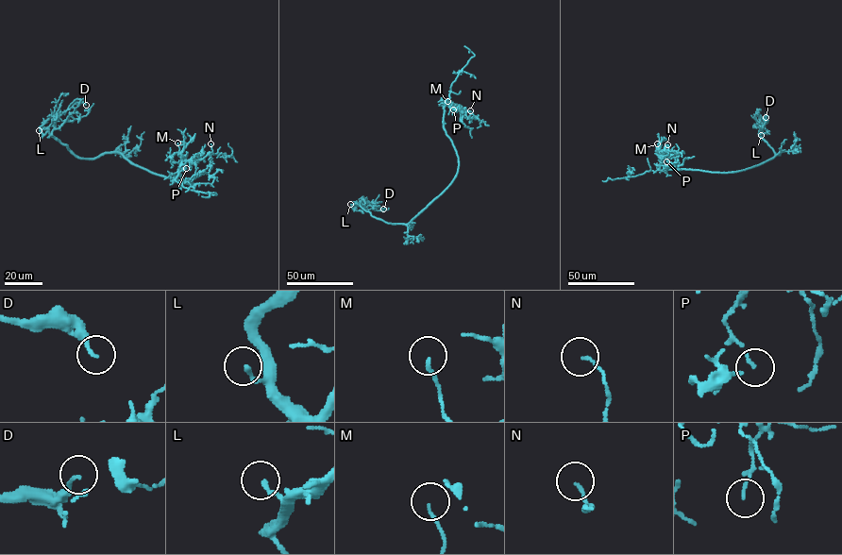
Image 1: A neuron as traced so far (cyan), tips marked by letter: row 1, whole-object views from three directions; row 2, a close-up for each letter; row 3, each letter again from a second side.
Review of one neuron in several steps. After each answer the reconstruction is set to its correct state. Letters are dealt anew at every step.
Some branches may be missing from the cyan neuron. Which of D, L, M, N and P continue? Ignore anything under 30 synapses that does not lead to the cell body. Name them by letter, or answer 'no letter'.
no letter

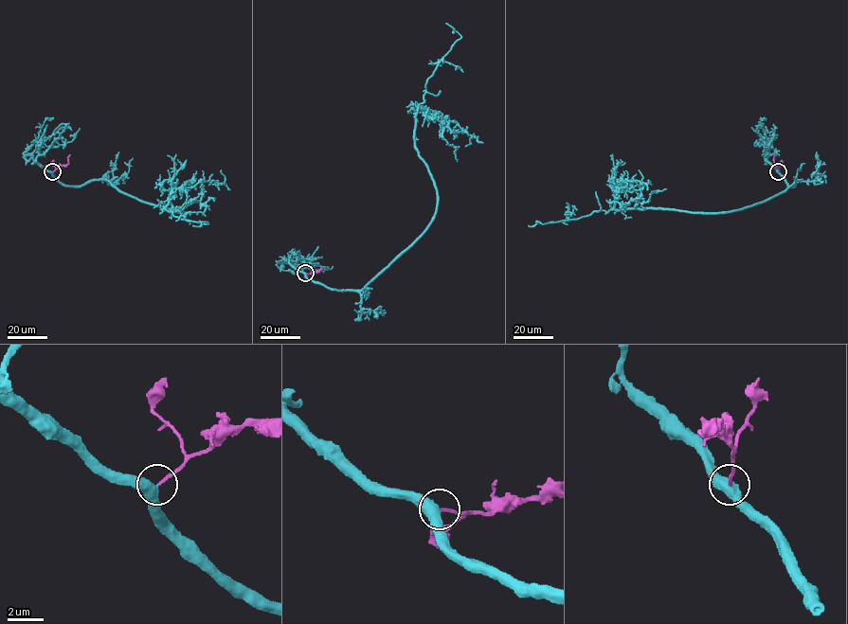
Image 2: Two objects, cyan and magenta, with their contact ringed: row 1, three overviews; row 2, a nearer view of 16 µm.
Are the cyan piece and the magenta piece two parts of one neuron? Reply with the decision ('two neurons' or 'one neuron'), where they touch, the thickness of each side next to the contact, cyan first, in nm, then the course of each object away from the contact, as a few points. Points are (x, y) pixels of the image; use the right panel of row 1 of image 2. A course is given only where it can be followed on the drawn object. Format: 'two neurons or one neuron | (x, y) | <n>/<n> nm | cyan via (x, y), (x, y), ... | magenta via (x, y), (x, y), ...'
one neuron | (778, 171) | 460/160 nm | cyan via (778, 171), (789, 186), (794, 185), (795, 180), (784, 191), (766, 201), (728, 212), (611, 209), (528, 225) | magenta via (778, 171), (774, 154)

